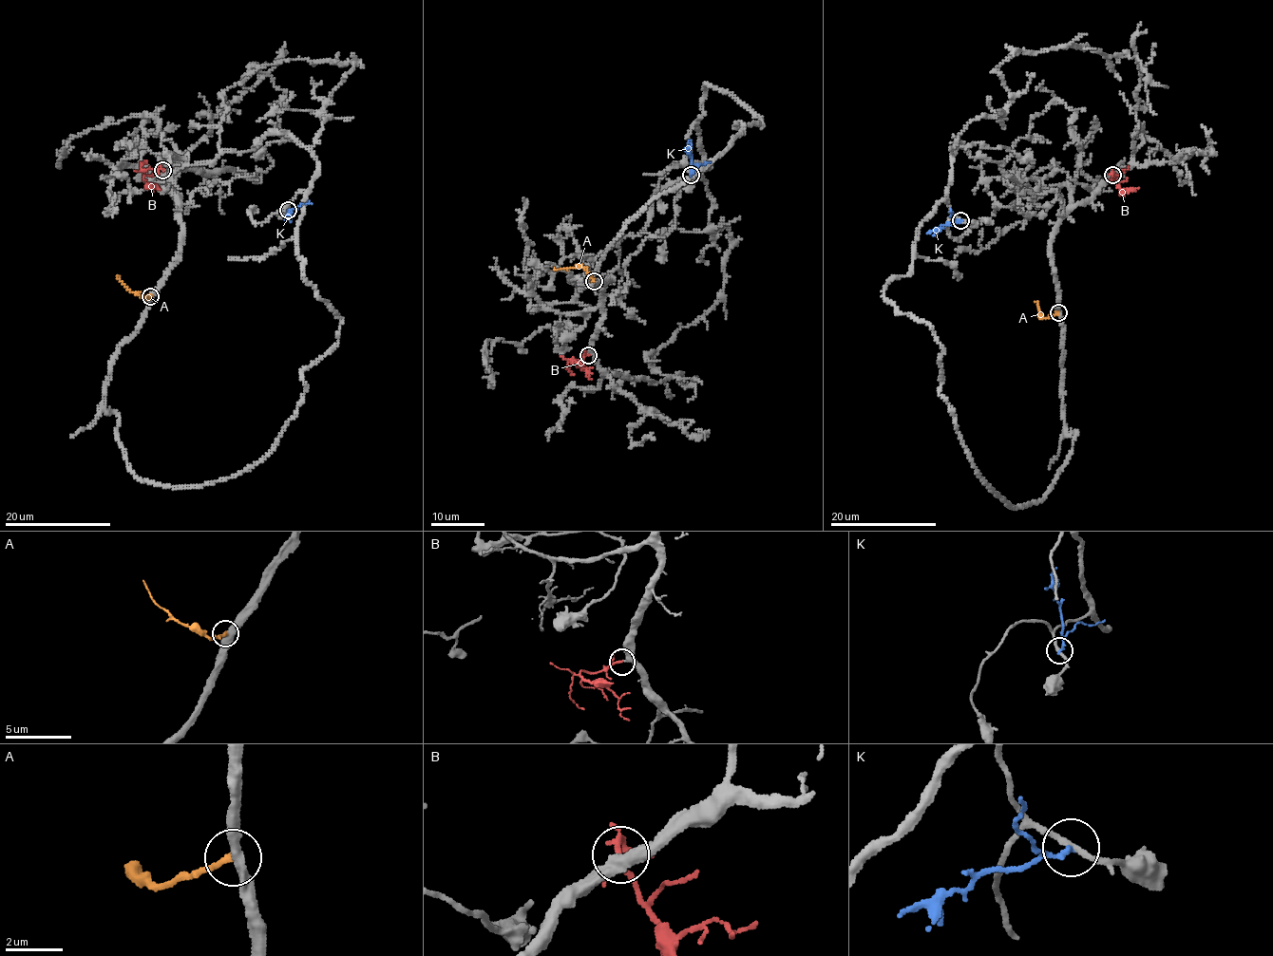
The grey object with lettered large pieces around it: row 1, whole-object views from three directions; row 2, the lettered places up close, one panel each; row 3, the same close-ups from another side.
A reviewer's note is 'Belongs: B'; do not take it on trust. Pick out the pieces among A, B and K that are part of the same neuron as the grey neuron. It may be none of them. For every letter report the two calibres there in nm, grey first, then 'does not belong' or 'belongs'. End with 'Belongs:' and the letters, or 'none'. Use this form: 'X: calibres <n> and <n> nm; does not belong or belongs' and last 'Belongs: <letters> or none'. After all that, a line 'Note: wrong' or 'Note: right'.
A: calibres 420 and 220 nm; does not belong
B: calibres 320 and 120 nm; belongs
K: calibres 200 and 140 nm; does not belong
Belongs: B
Note: right

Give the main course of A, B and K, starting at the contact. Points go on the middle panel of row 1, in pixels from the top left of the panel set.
A: (593, 282), (587, 271), (578, 267), (553, 268)
B: (588, 355), (571, 360), (582, 365), (592, 378)
K: (692, 175), (690, 140)

